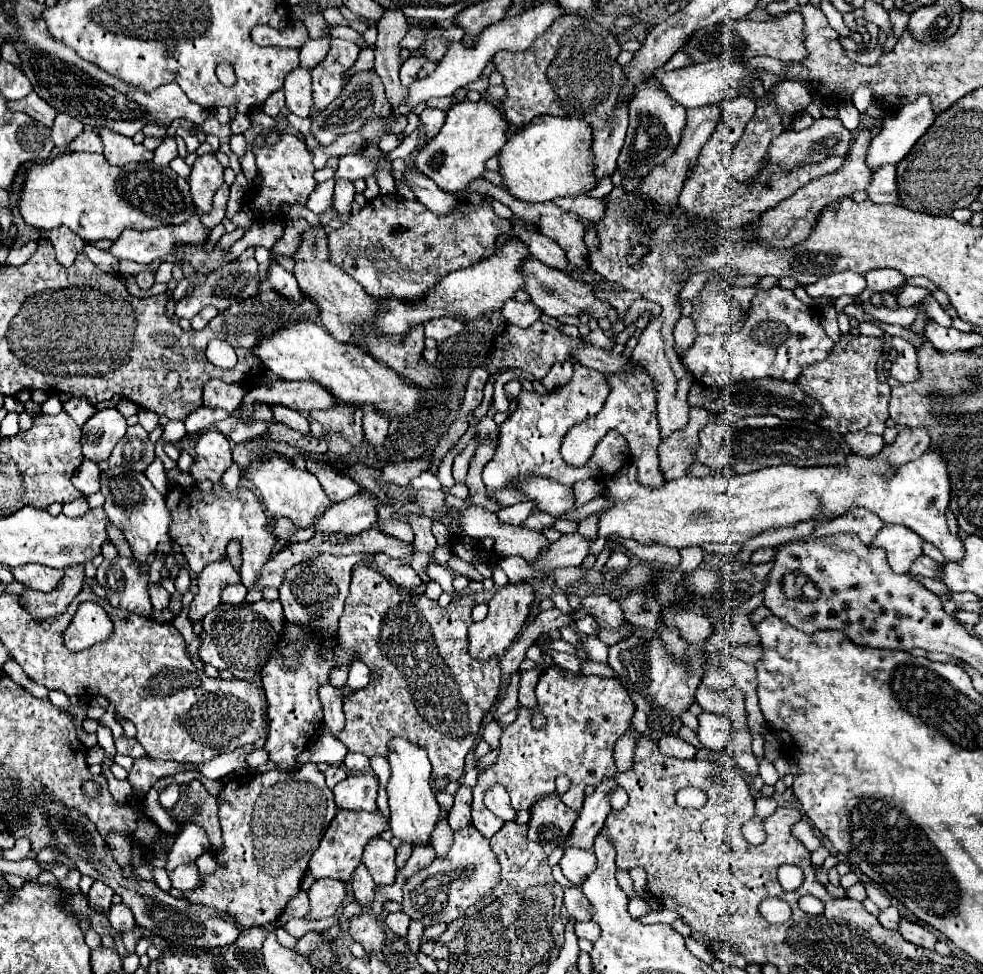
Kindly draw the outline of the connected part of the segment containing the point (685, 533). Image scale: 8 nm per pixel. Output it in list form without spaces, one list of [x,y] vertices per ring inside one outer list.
[[[929,450],[919,460],[913,460],[899,470],[889,470],[889,466],[881,460],[851,456],[847,458],[847,466],[819,466],[819,468],[799,468],[791,464],[769,466],[759,472],[749,474],[735,474],[735,476],[707,476],[707,478],[693,478],[683,476],[671,482],[665,482],[661,488],[643,486],[637,480],[637,466],[633,462],[623,464],[613,478],[607,482],[605,498],[613,502],[607,510],[597,512],[599,522],[599,536],[621,536],[633,538],[637,544],[661,544],[675,550],[683,550],[689,546],[713,544],[713,542],[747,542],[753,534],[759,534],[765,528],[779,528],[791,526],[793,522],[809,520],[817,514],[825,516],[841,516],[855,506],[863,506],[875,512],[885,524],[903,524],[915,530],[923,540],[937,546],[947,562],[961,562],[965,558],[963,540],[949,532],[945,522],[945,510],[949,506],[949,482],[947,482],[947,468],[939,462],[939,456]]]

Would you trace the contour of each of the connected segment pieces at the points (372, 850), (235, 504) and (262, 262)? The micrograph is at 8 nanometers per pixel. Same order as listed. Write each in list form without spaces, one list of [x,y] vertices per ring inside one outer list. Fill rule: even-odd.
[[[375,836],[369,840],[369,844],[365,846],[365,854],[363,854],[363,862],[367,864],[375,884],[391,884],[395,880],[395,854],[397,848],[383,840],[381,836]]]
[[[217,484],[207,494],[201,494],[195,486],[193,488],[171,486],[165,500],[173,516],[171,538],[181,546],[181,552],[187,558],[189,568],[195,574],[201,574],[201,570],[207,564],[226,556],[227,545],[231,538],[239,538],[243,554],[243,584],[249,590],[253,590],[261,574],[261,568],[269,560],[275,544],[275,536],[267,530],[265,512],[259,498],[243,486],[239,488],[237,496],[231,496],[225,492],[221,484]]]
[[[257,246],[255,248],[255,260],[259,262],[259,276],[261,276],[261,280],[265,280],[267,268],[269,268],[269,252],[267,252],[267,248]]]

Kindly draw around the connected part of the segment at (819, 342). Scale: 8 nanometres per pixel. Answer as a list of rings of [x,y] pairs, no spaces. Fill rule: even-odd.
[[[775,286],[755,294],[741,330],[731,334],[699,334],[695,342],[679,354],[679,358],[697,382],[721,388],[731,382],[759,378],[795,382],[803,366],[827,358],[831,350],[833,340],[825,334],[819,312],[795,298],[793,290]]]

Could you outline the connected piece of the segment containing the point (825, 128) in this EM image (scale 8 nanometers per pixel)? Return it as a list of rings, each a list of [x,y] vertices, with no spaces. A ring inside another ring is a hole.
[[[819,118],[809,128],[801,130],[801,132],[789,130],[789,132],[783,132],[777,138],[773,138],[773,142],[769,146],[767,160],[781,164],[785,170],[791,170],[799,162],[819,162],[829,156],[845,156],[849,152],[851,140],[853,140],[851,132],[841,124],[839,118]]]

